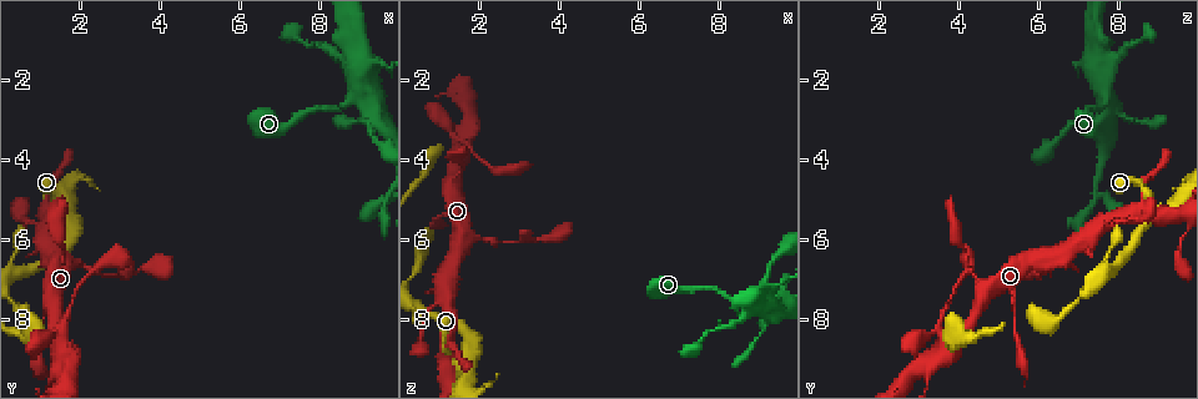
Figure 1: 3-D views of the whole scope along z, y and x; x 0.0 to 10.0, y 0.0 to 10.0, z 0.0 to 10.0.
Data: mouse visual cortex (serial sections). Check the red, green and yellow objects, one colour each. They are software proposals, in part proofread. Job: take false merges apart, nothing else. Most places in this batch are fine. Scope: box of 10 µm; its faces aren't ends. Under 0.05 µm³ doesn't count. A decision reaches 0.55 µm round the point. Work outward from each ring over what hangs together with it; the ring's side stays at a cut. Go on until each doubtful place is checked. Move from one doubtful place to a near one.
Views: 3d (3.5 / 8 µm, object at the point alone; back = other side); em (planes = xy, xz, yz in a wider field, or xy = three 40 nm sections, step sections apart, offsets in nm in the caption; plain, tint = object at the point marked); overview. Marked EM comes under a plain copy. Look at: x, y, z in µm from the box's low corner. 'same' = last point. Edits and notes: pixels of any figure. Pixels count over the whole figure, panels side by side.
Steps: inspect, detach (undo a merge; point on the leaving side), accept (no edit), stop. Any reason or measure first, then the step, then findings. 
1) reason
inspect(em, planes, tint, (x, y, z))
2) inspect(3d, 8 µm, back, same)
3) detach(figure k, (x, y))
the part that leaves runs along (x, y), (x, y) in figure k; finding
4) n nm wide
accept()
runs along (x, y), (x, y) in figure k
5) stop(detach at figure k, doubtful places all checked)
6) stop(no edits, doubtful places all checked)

four-way junction
inspect(3d, 3.5 µm, (8.95, 2.50, 7.80))

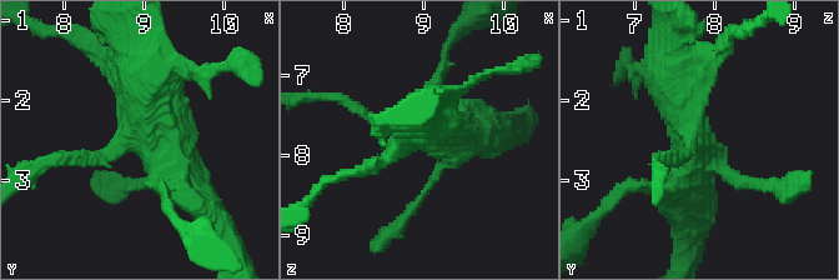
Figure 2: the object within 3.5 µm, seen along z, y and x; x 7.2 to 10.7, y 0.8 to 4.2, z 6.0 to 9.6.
4 arms; arms of 150, 150, 500, 600 nm
inspect(em, xy, step 5, tint, (8.90, 2.45, 7.75))

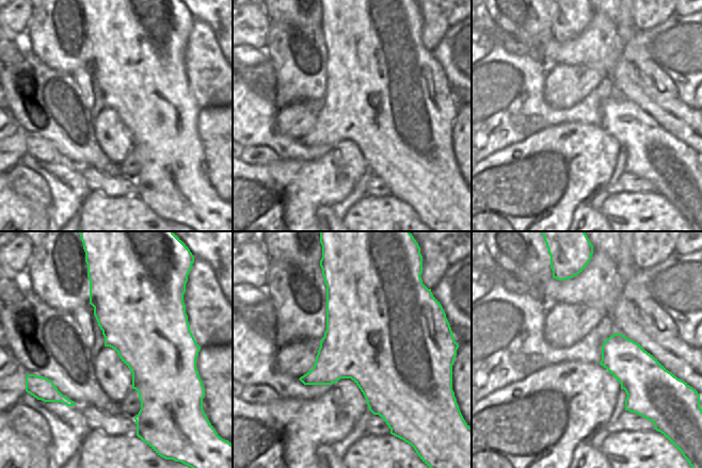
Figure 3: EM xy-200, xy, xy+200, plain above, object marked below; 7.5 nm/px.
800 nm wide
accept()
runs along (66, 160), (136, 138), (140, 60) in figure 2; all the same cell

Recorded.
thick turns thin
inspect(3d, 8 µm, (2.80, 6.90, 6.10))

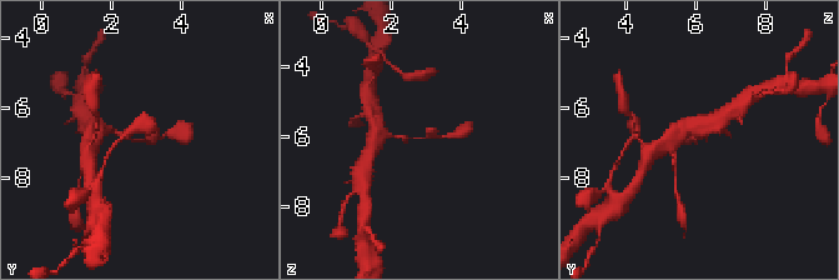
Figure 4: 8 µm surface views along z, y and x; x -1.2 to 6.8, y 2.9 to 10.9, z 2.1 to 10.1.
inspect(em, xy, step 3, tint, same)

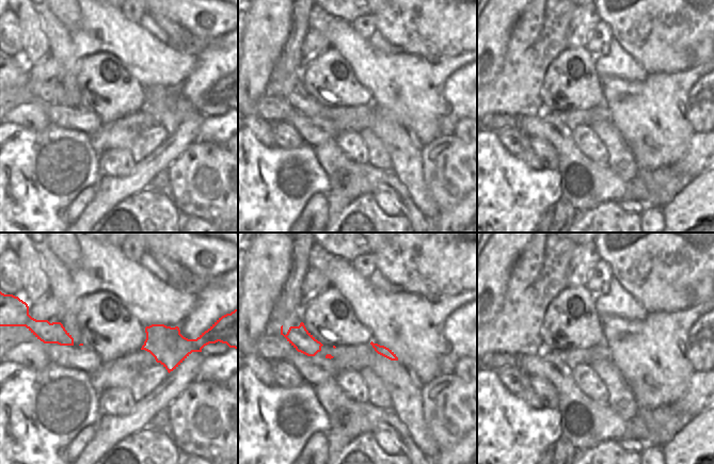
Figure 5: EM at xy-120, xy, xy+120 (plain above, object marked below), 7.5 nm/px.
accept()
runs along (105, 128), (131, 141), (174, 134) in figure 4; one cell here

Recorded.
branch point
inspect(3d, 3.5 µm, (1.45, 5.30, 9.00))

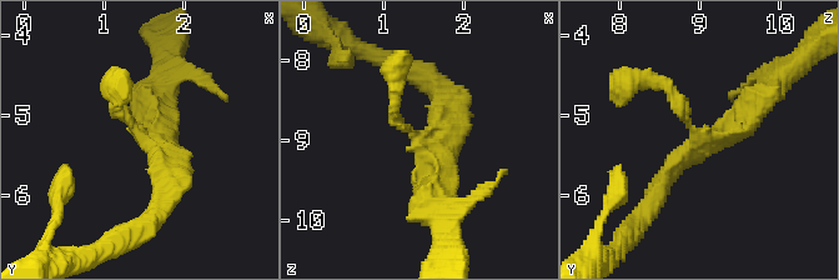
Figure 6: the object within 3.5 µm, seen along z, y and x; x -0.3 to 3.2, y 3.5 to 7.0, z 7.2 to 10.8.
3 arms; arms of 200, 250, 300 nm; need the tissue
inspect(em, xy, step 3, tint, (1.50, 5.25, 8.95))

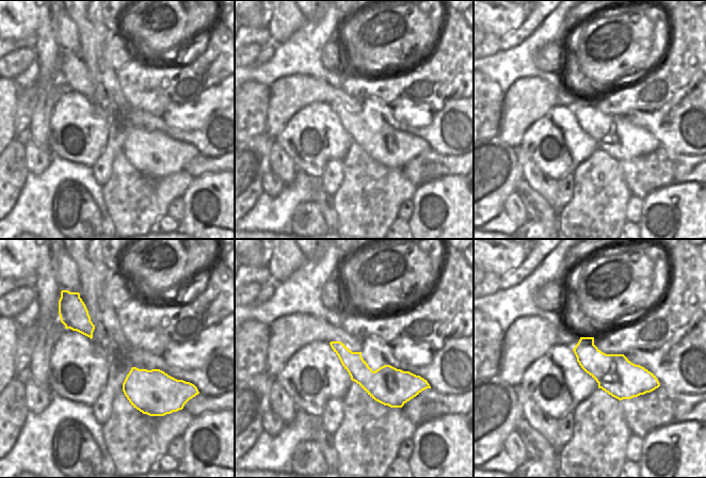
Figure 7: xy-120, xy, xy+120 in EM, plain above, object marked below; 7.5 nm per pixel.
accept()
all the same cell

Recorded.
stop(no edits, doubtful places all checked)

